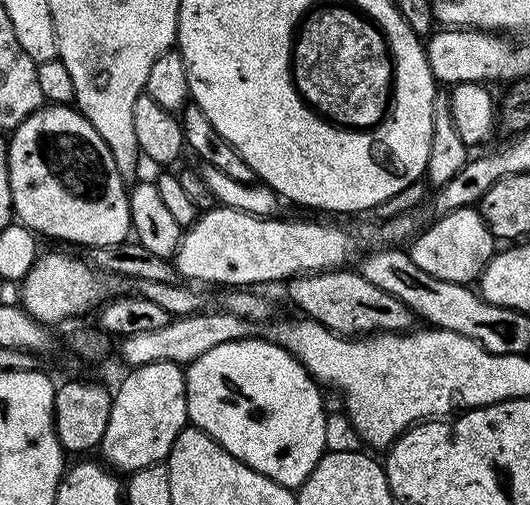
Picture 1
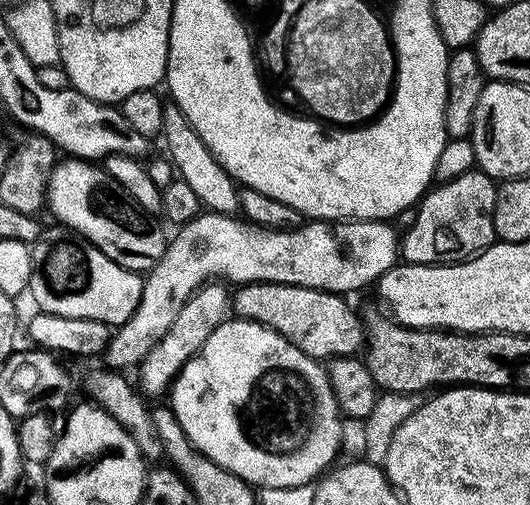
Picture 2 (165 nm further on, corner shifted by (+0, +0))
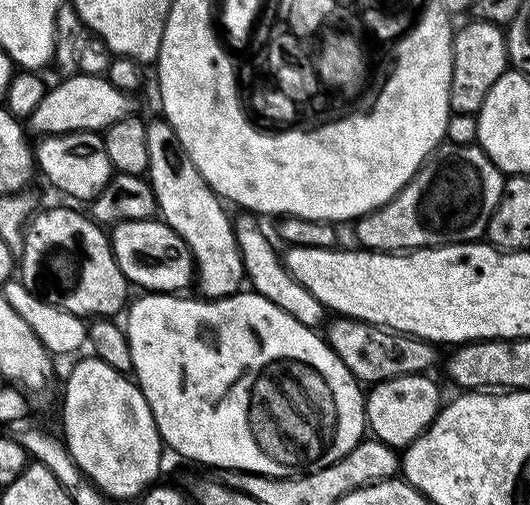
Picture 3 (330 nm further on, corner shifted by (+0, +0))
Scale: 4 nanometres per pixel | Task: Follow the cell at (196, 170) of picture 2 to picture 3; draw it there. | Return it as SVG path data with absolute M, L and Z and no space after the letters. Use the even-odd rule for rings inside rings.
M241 215L235 221L236 240L239 242L240 257L243 259L244 273L251 289L259 293L260 296L266 297L270 302L274 302L282 310L286 310L291 317L297 318L298 322L302 322L308 328L321 327L321 323L326 317L326 309L323 304L318 302L316 298L301 283L290 275L288 269L283 263L283 259L276 252L275 243L258 228L251 215Z

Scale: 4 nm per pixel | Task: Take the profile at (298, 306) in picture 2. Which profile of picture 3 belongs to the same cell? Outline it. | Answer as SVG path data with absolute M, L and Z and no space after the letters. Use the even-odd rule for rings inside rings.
M336 318L333 320L336 321L332 324L331 346L336 352L340 353L342 362L352 371L357 381L364 382L367 376L370 378L369 381L379 382L381 380L391 380L393 376L422 374L431 371L430 368L438 358L437 347L431 341L424 341L404 333L383 329L379 325L365 324L363 320L353 320L351 318Z

